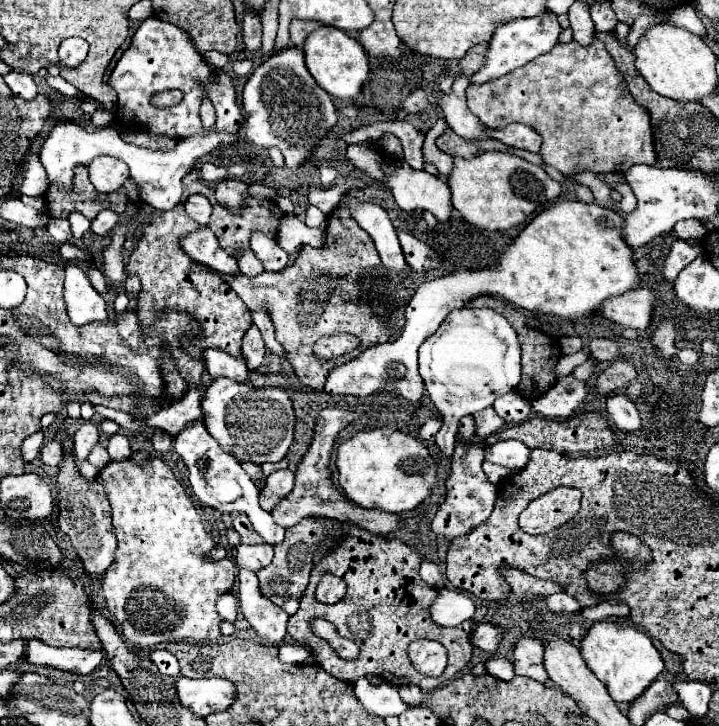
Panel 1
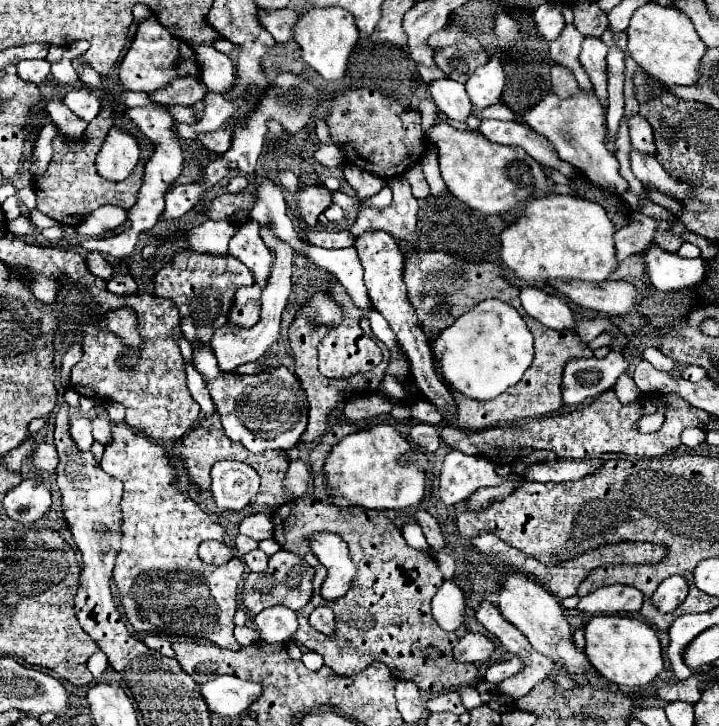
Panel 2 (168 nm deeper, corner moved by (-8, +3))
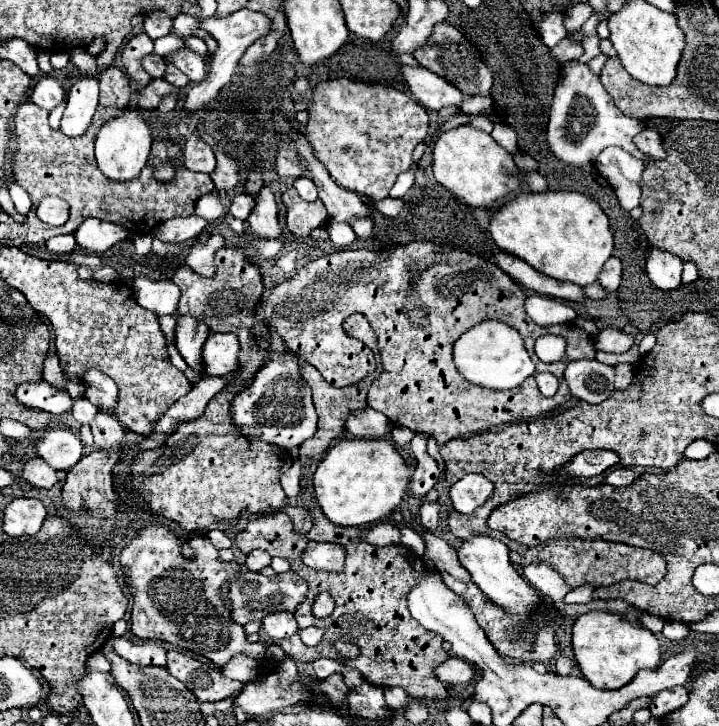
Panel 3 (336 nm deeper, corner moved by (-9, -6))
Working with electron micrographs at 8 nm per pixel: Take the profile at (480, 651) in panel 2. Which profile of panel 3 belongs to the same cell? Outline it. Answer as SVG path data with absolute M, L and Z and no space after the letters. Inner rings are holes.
M450 657L436 669L436 677L444 683L468 683L474 677L474 669L468 661L462 661L460 657Z

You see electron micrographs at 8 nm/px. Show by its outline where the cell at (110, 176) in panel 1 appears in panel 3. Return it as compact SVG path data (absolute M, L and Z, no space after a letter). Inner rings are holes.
M126 111L124 115L108 121L96 135L98 169L112 181L130 181L146 165L150 143L152 143L152 137L150 137L150 127L146 125L146 121L140 117L140 113Z

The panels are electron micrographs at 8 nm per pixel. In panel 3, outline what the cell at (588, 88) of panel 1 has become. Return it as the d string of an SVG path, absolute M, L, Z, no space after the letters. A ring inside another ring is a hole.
M650 127L642 129L642 131L634 137L634 143L636 143L636 147L638 147L642 153L650 155L652 159L664 159L664 157L666 157L666 151L664 151L664 147L662 147L662 137L658 135L658 131L654 131L654 129L650 129Z

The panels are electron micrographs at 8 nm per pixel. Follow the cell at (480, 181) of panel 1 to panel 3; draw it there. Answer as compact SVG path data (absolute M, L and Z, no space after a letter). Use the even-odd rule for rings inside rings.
M460 125L452 131L438 133L434 143L432 171L442 187L452 191L470 207L480 209L490 209L498 199L520 191L526 177L526 173L516 167L512 155L506 149L502 149L488 133L470 125Z

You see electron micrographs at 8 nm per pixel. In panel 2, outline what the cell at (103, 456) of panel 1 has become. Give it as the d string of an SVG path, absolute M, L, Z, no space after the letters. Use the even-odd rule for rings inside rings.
M99 416L91 418L91 428L93 428L93 438L101 444L107 444L111 440L111 424L109 420L103 420Z

